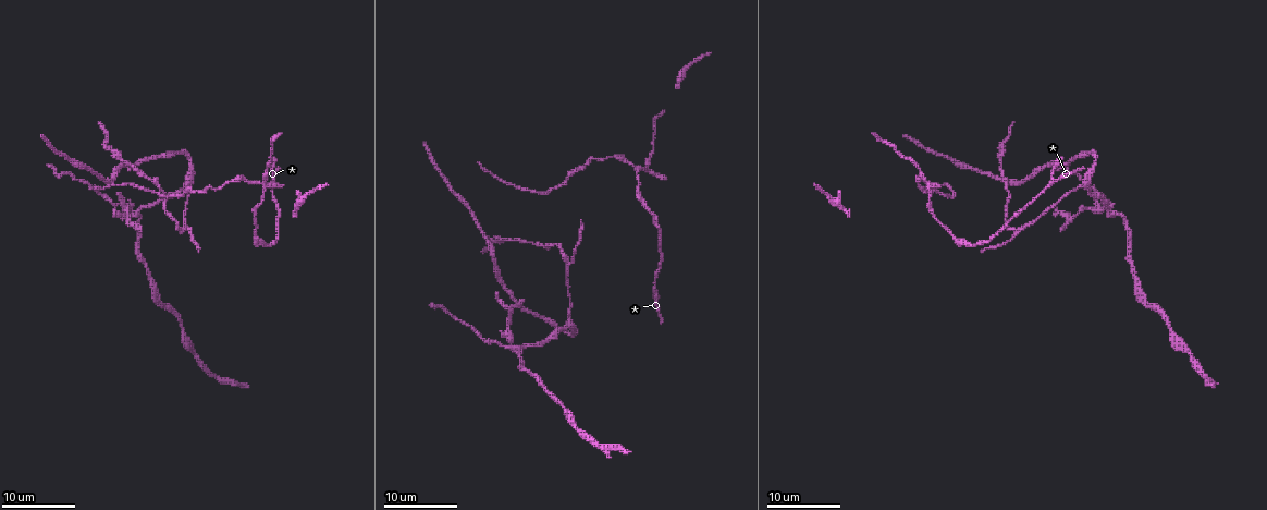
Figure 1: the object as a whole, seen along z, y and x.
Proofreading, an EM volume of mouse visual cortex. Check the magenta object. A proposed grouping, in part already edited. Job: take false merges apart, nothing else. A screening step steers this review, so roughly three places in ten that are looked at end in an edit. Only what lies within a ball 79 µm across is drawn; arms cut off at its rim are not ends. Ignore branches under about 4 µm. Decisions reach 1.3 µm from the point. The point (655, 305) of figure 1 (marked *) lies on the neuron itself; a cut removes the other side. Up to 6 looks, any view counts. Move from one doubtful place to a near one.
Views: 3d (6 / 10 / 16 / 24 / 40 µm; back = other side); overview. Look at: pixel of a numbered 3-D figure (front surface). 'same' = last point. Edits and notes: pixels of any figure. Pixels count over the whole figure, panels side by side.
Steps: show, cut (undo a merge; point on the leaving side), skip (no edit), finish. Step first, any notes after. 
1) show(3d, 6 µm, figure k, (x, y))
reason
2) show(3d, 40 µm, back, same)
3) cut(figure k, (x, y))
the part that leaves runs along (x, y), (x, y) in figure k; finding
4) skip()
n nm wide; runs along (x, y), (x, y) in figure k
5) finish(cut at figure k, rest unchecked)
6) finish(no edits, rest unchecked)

show(3d, 16 µm, figure 1, (510, 345))
four arms meet

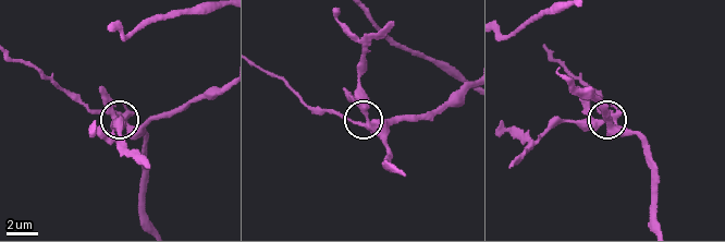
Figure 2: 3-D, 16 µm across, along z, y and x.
show(3d, 10 µm, figure 2, (366, 114))
closer look

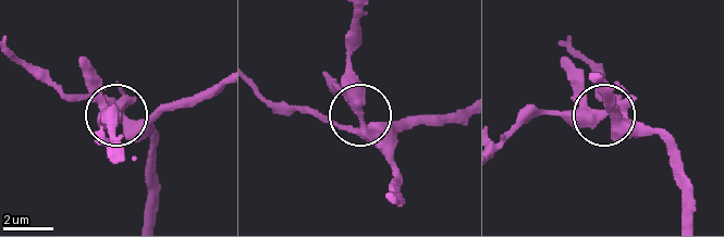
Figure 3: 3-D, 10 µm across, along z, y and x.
cut(figure 3, (364, 97))
340 nm wide; the part that leaves runs along (366, 134), (359, 80), (346, 49), (353, 11) in figure 3; a second neuron is stuck on

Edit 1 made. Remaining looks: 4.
show(overview)

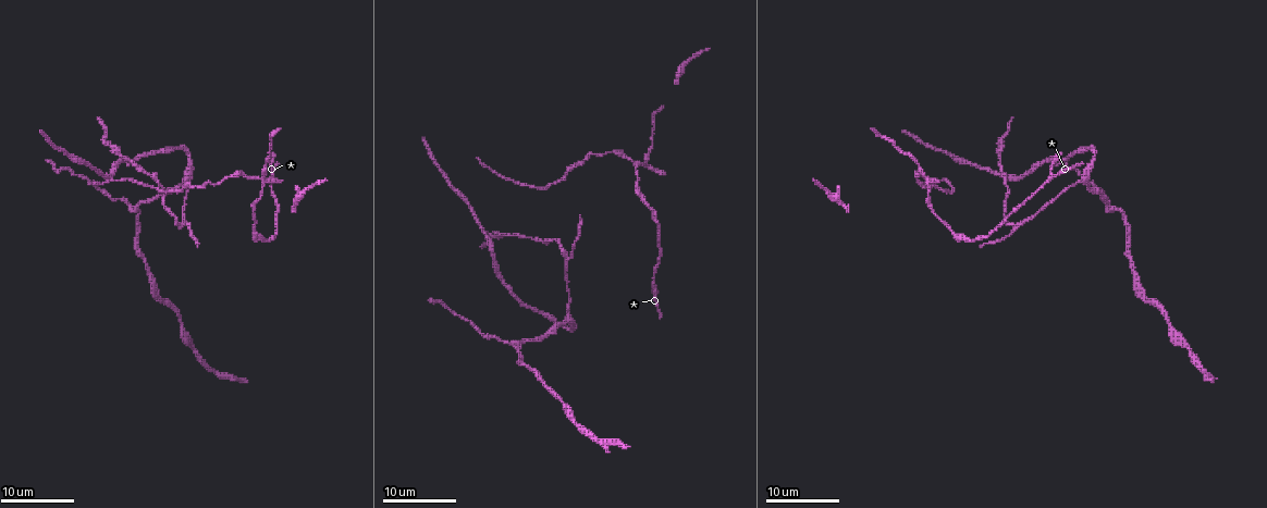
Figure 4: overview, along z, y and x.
show(3d, 16 µm, figure 4, (571, 256))

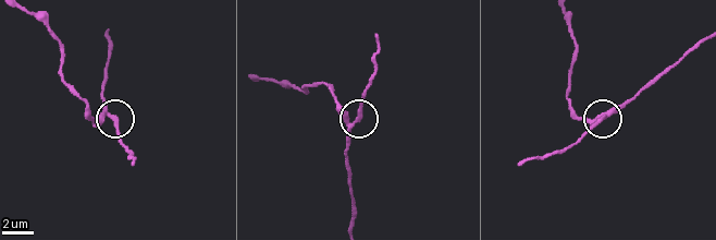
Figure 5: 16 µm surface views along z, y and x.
show(3d, 6 µm, figure 5, (109, 116))

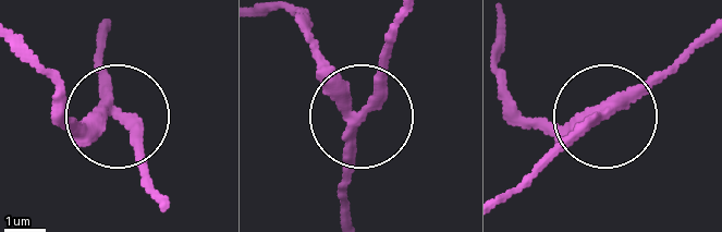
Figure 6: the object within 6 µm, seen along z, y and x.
cut(figure 6, (131, 138))
side arm 8 µm; the part that leaves runs along (111, 109), (156, 195) in figure 6; a second neuron is stuck on

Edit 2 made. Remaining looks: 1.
finish(cut at figure 3, cut at figure 6, rest unchecked)

